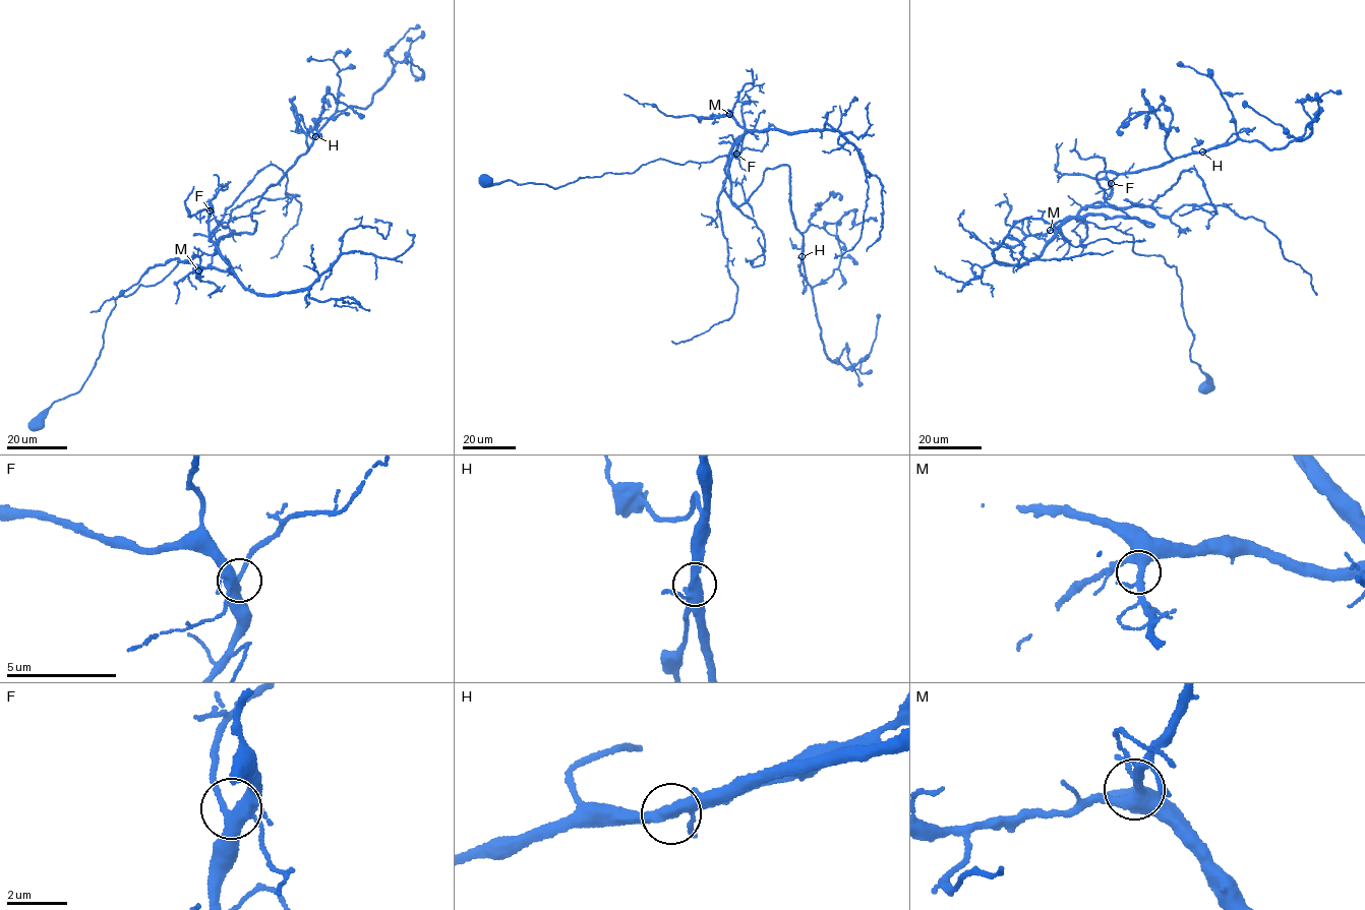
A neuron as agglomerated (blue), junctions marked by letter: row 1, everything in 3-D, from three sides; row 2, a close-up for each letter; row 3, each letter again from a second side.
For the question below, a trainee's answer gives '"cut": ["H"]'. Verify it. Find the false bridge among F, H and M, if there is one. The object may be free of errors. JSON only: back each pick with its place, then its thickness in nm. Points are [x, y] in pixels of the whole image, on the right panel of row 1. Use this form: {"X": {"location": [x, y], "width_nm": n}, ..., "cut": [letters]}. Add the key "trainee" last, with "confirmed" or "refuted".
{"cut": [], "trainee": "refuted"}

